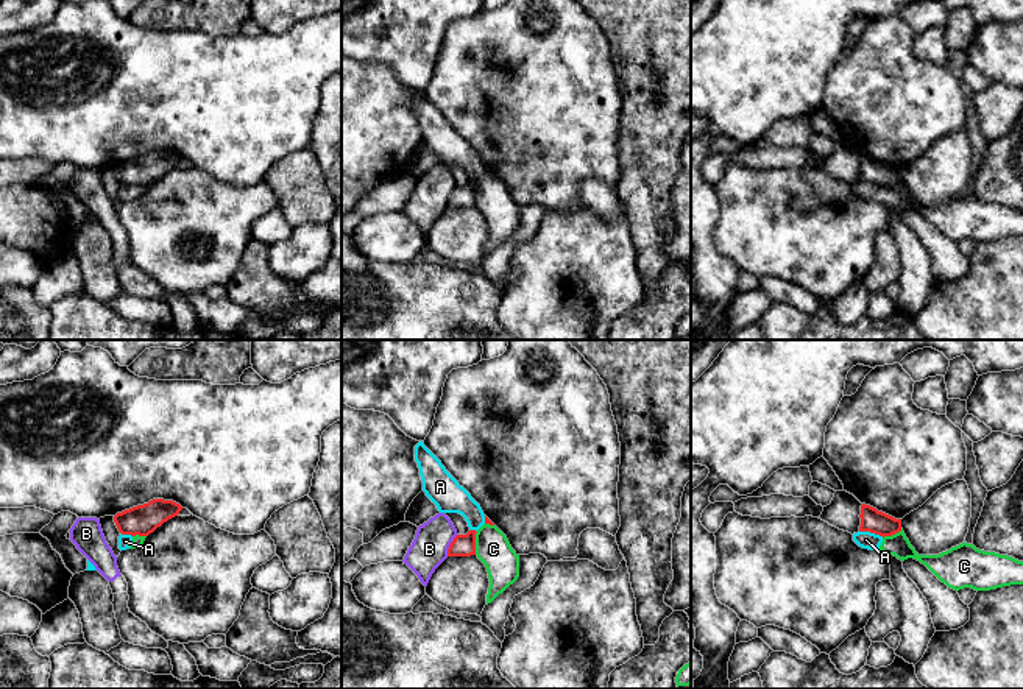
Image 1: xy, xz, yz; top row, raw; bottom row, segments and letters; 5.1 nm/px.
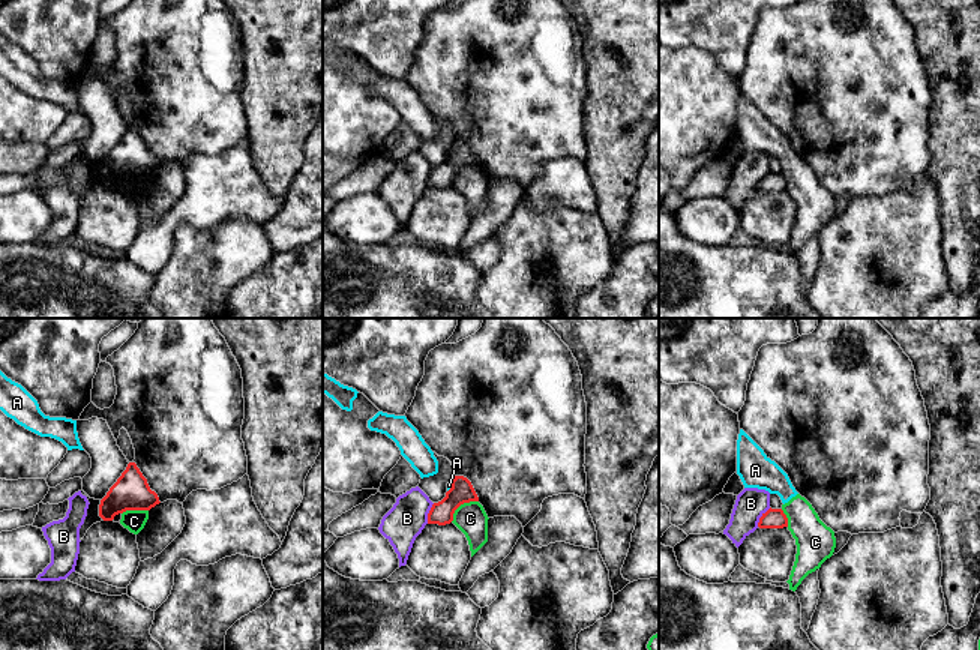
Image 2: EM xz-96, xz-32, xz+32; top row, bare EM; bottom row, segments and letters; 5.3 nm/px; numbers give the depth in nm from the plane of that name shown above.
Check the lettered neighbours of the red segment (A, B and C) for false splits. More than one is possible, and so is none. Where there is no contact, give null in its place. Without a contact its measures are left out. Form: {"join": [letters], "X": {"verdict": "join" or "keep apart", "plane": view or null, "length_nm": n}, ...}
{"join": [], "A": {"verdict": "keep apart", "plane": "yz", "length_nm": 130}, "B": {"verdict": "keep apart", "plane": "xz", "length_nm": 130}, "C": {"verdict": "keep apart", "plane": "xz", "length_nm": 120}}

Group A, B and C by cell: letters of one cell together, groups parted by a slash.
A C / B

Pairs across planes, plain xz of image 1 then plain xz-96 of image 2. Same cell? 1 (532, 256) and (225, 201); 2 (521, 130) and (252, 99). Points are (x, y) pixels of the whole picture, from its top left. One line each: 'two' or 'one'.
1: two
2: two

